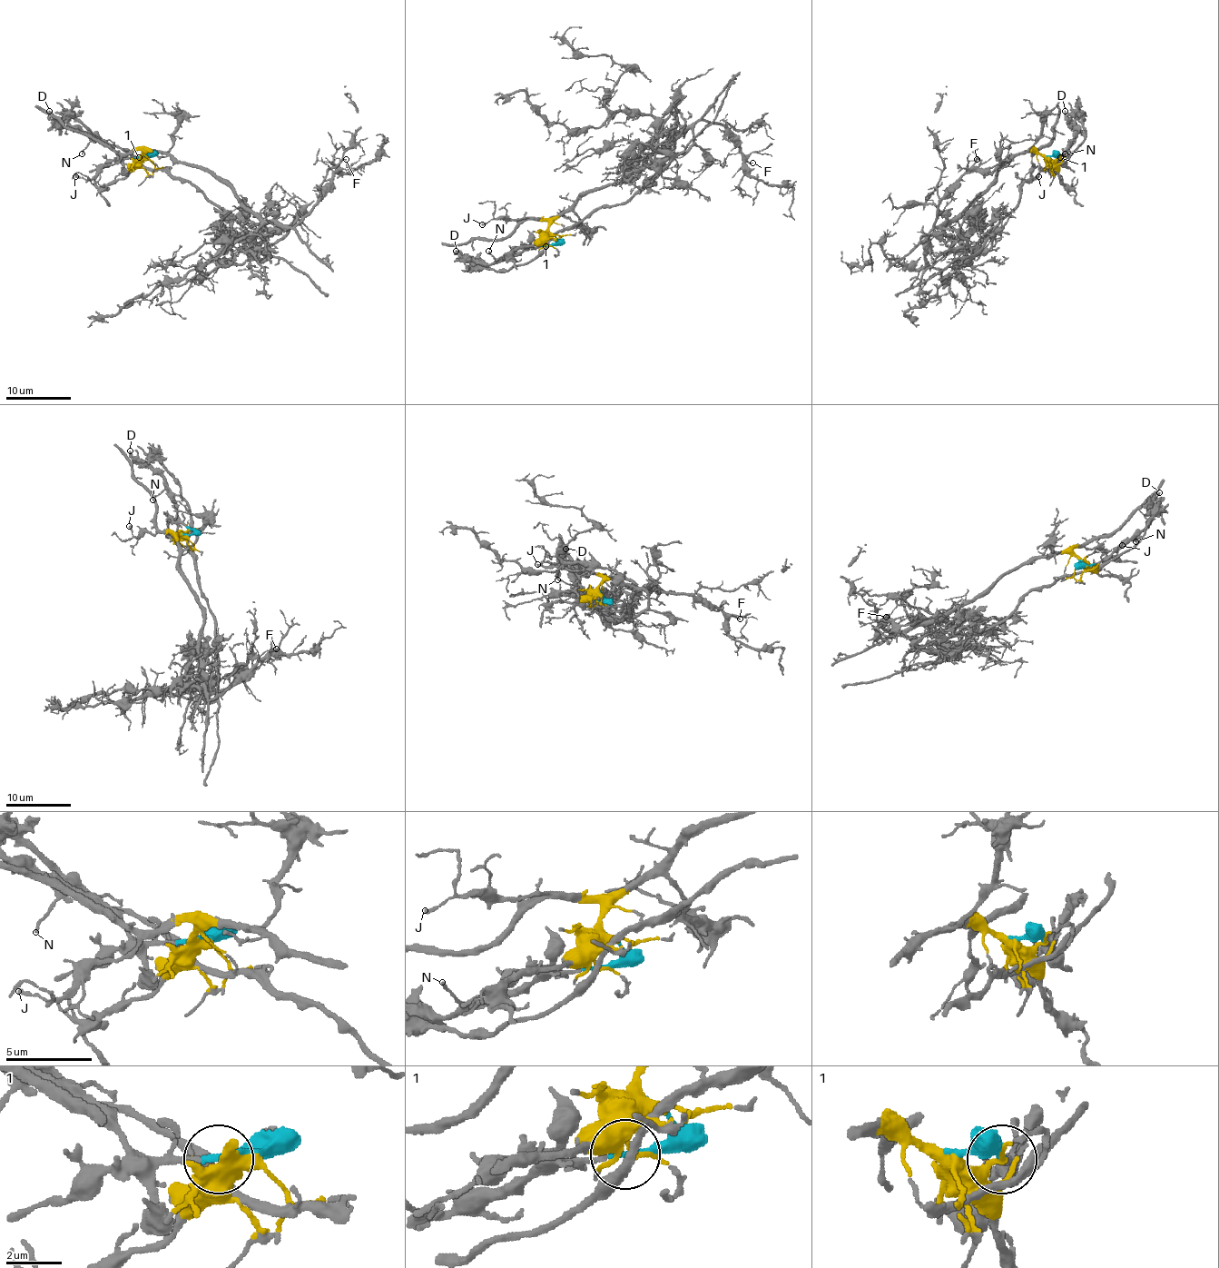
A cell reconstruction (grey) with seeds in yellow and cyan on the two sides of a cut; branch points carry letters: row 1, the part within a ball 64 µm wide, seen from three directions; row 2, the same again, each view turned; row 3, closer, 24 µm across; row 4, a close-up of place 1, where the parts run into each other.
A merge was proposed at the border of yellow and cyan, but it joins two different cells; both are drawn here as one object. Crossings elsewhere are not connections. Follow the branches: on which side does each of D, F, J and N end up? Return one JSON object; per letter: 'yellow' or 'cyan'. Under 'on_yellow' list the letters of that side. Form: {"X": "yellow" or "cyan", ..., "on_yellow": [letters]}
{"D": "cyan", "F": "yellow", "J": "yellow", "N": "cyan", "on_yellow": ["F", "J"]}

